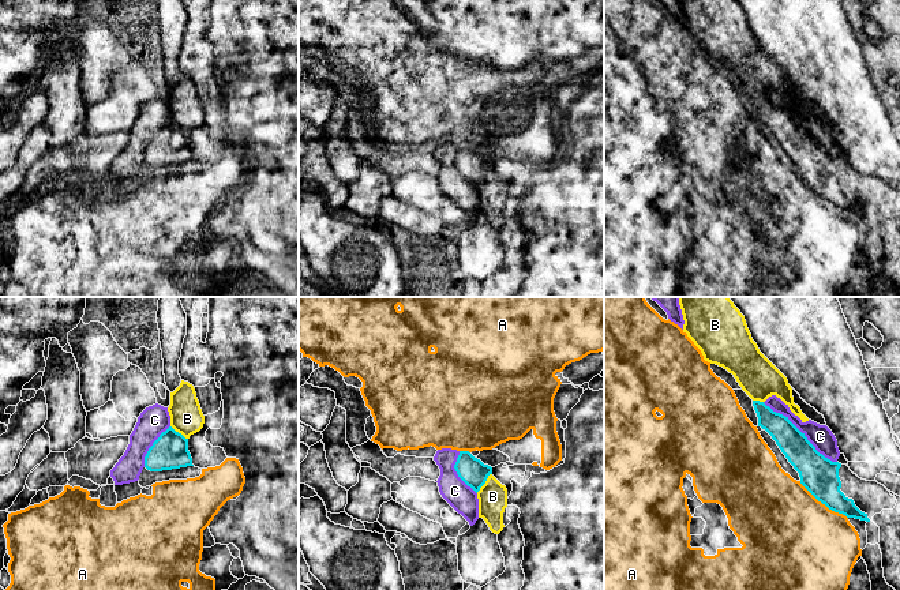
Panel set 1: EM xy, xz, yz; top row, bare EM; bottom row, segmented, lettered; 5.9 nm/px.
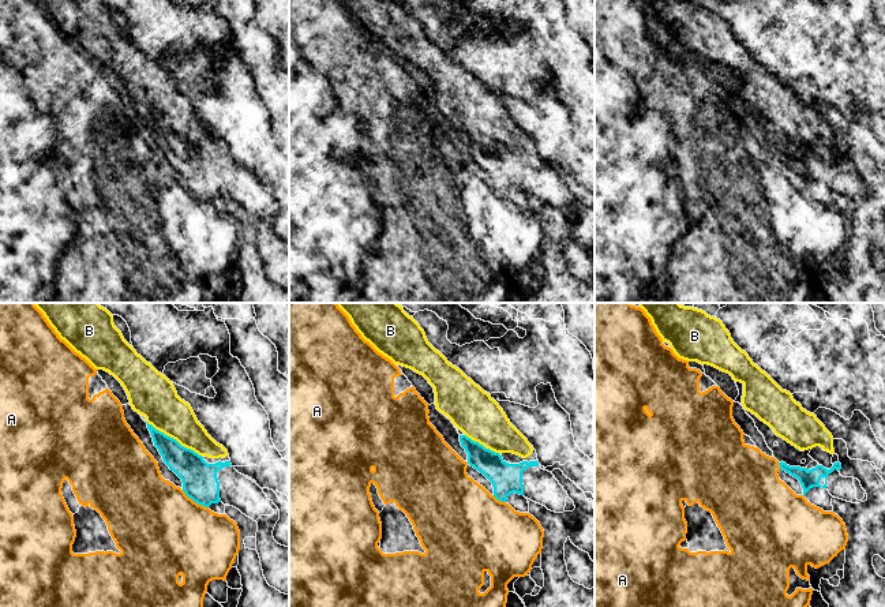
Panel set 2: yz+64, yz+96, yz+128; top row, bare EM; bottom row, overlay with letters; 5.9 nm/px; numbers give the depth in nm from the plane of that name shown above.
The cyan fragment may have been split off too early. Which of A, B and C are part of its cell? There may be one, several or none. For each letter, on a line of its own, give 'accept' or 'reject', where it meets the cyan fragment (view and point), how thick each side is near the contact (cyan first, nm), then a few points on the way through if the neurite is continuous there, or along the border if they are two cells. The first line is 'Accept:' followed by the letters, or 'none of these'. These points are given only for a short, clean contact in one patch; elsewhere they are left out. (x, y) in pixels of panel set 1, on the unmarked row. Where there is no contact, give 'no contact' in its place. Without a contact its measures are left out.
Accept: B
A: reject | yz (824, 198) | 220/480 nm
B: accept | xz (484, 177) | 160/180 nm | across xz (471, 165), (484, 177), (492, 191)
C: reject | yz (801, 127) | 200/140 nm

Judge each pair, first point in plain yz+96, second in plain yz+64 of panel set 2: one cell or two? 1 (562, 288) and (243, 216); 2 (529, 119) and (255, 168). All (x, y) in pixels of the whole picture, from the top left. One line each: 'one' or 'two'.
1: one
2: one

